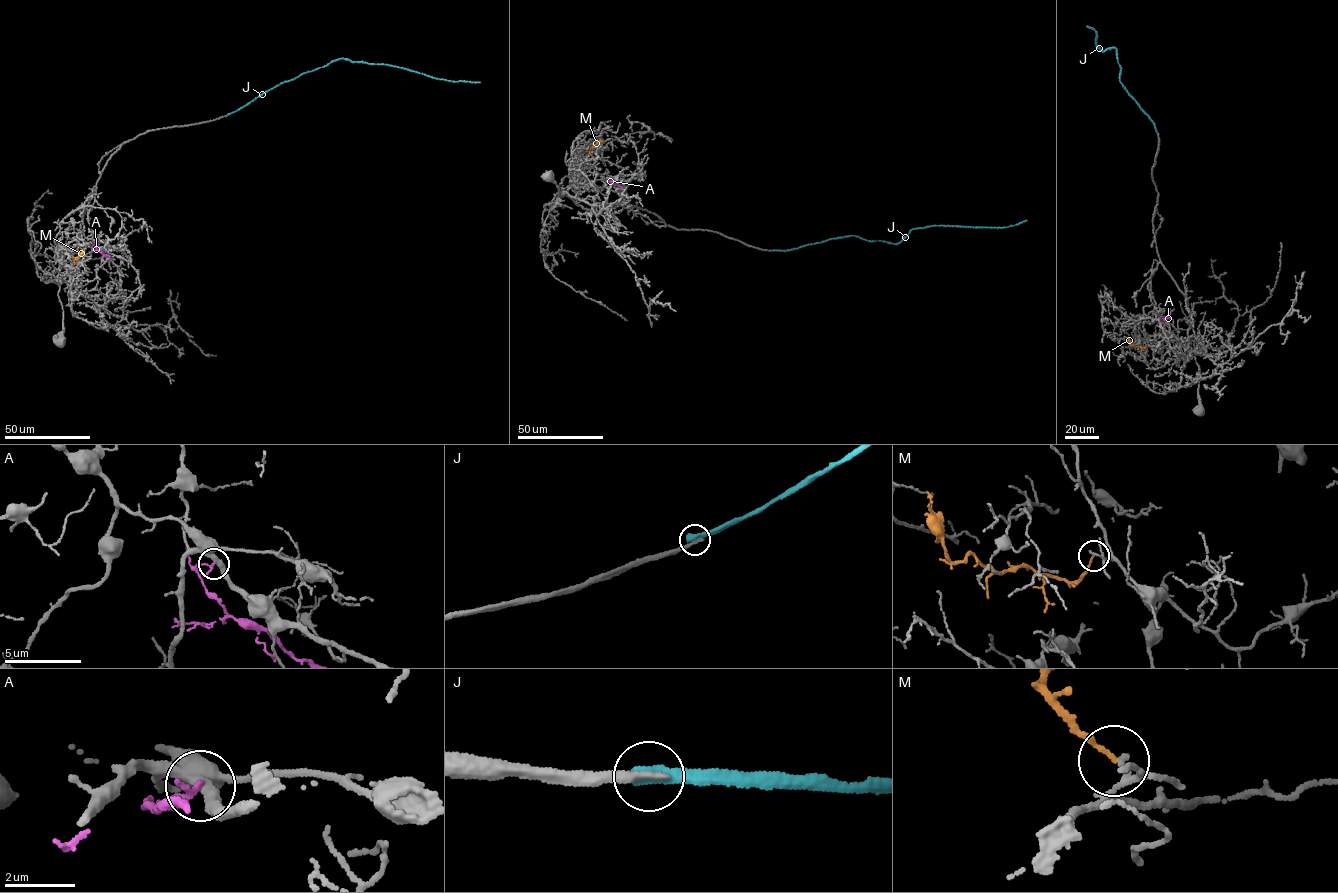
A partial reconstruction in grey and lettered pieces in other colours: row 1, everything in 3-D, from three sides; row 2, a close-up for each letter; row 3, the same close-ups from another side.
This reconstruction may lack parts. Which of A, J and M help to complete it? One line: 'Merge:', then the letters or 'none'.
Merge: none

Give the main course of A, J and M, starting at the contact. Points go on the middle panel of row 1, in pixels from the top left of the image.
A: (613, 179), (610, 180), (624, 188)
J: (772, 250), (785, 251), (850, 235), (898, 243), (914, 229), (942, 225), (1002, 227), (1026, 220)
M: (592, 156), (590, 150), (601, 143)

